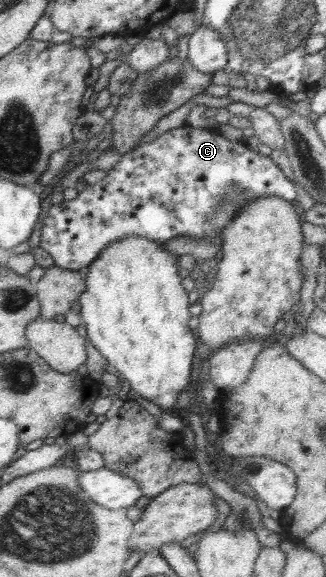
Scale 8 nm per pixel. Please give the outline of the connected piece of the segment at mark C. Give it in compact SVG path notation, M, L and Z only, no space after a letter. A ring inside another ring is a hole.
M188 124L182 127L174 128L160 134L156 139L148 143L142 143L139 147L132 151L124 153L120 160L107 171L107 176L98 182L87 184L85 188L78 193L77 198L73 200L65 200L59 204L52 204L48 210L48 215L42 220L40 246L52 256L54 266L66 270L84 270L87 266L95 261L99 254L111 244L111 242L119 241L124 237L136 235L137 237L147 238L157 243L164 243L175 236L191 236L192 238L204 238L205 242L212 244L222 244L221 230L228 224L235 214L250 201L258 197L280 197L289 203L296 198L296 186L294 181L290 181L286 175L269 156L262 155L254 150L248 149L246 144L241 140L230 141L224 137L219 131L210 128L194 128Z

